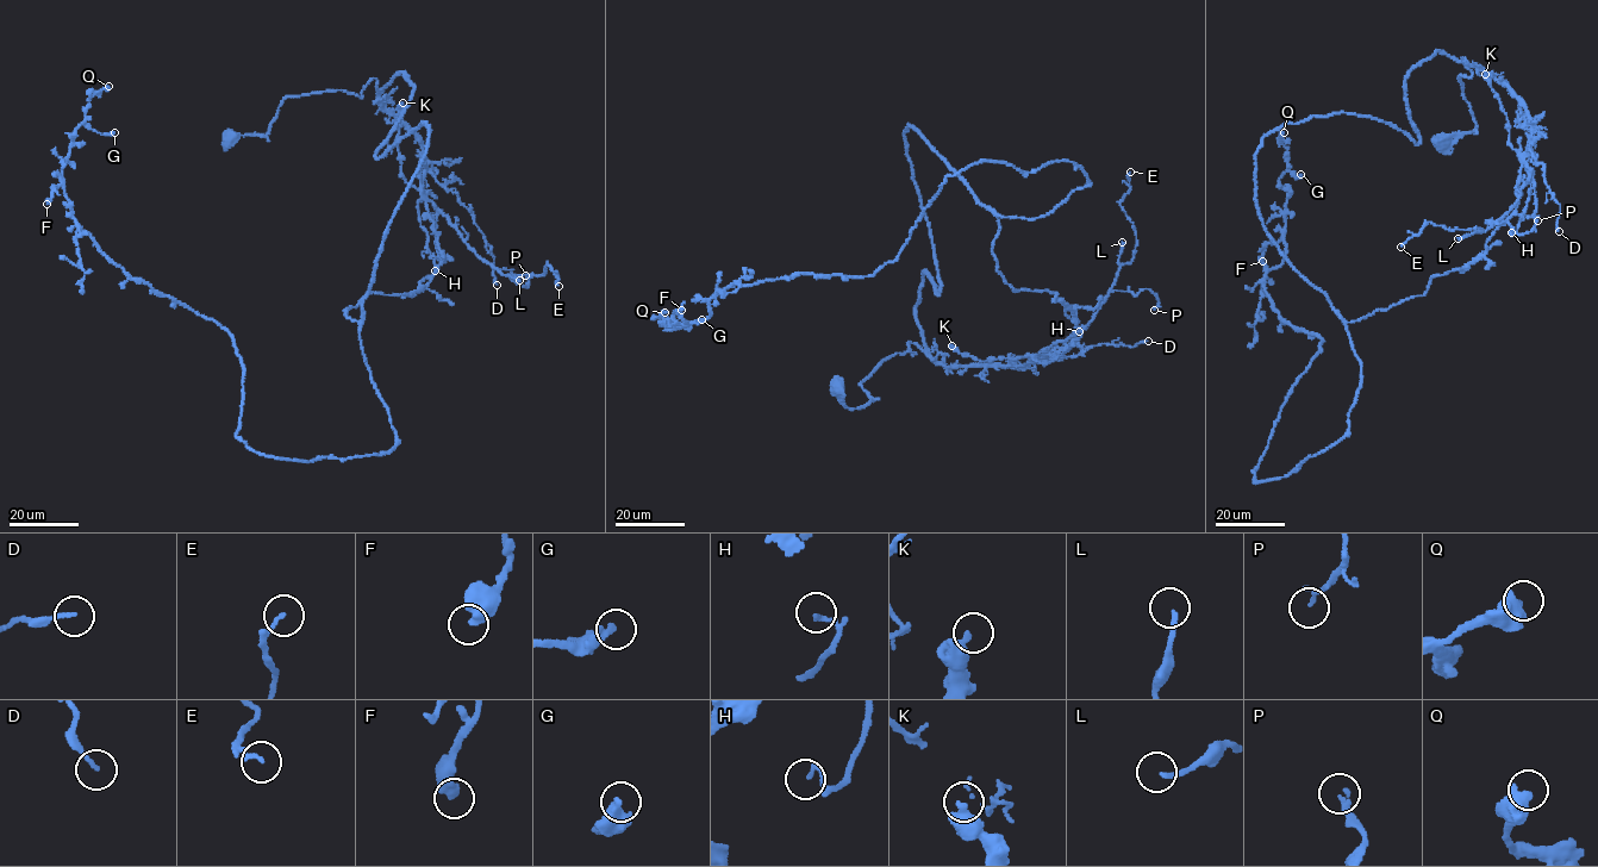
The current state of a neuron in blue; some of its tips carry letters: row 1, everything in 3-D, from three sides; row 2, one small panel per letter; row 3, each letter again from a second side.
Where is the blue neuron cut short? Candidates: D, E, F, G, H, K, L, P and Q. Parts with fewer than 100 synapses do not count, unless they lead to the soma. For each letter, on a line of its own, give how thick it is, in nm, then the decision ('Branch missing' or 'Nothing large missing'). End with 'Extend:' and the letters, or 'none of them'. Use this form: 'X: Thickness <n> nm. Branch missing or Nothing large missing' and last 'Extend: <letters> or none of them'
D: Thickness 130 nm. Nothing large missing
E: Thickness 80 nm. Nothing large missing
F: Thickness 500 nm. Nothing large missing
G: Thickness 280 nm. Nothing large missing
H: Thickness 130 nm. Nothing large missing
K: Thickness 480 nm. Nothing large missing
L: Thickness 160 nm. Nothing large missing
P: Thickness 180 nm. Nothing large missing
Q: Thickness 600 nm. Nothing large missing
Extend: none of them

